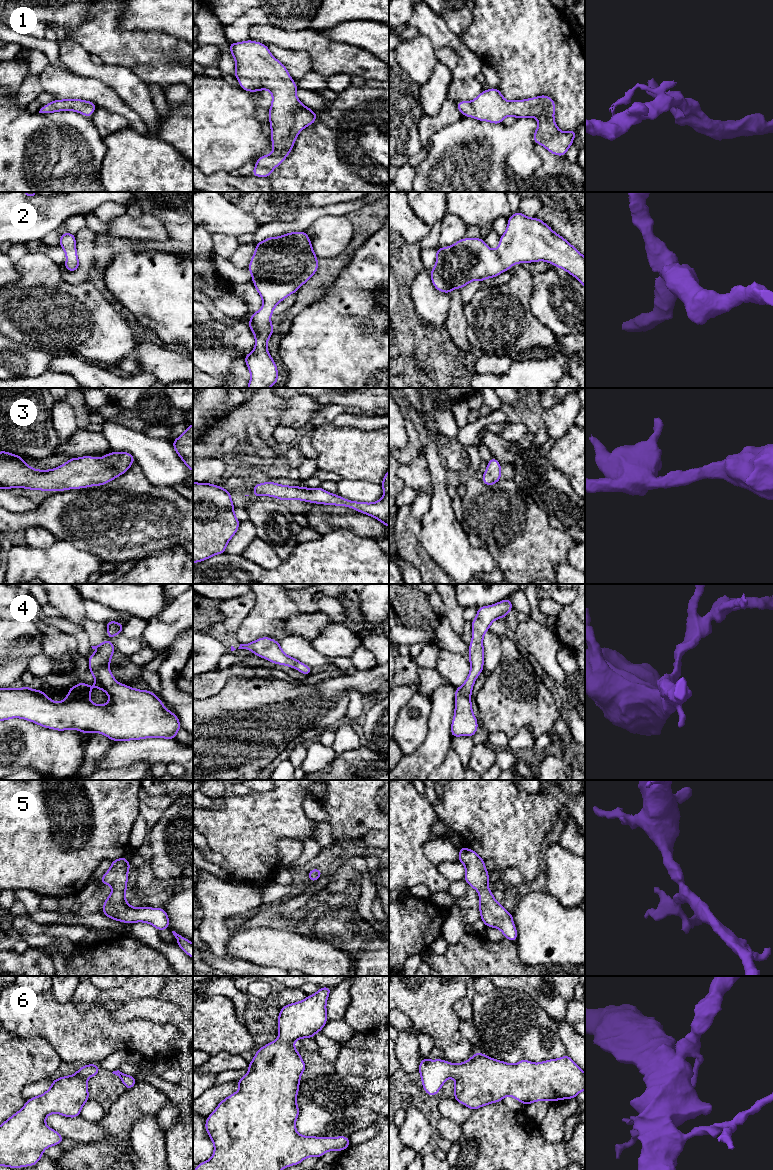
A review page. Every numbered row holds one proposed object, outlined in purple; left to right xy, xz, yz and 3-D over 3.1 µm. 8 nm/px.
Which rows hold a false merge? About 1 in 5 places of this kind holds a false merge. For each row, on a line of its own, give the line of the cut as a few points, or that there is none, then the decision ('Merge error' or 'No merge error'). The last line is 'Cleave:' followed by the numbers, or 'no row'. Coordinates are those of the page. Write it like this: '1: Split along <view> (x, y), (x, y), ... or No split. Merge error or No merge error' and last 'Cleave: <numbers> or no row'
1: No split. No merge error
2: No split. No merge error
3: No split. No merge error
4: No split. No merge error
5: No split. No merge error
6: No split. No merge error
Cleave: no row

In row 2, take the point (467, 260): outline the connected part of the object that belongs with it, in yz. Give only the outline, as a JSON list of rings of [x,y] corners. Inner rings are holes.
[[[520,211],[508,218],[506,231],[500,236],[497,250],[489,248],[480,237],[463,238],[451,246],[436,249],[436,264],[429,273],[435,289],[449,294],[453,289],[461,290],[474,280],[483,283],[486,278],[495,278],[517,263],[537,261],[546,261],[567,271],[578,279],[585,289],[585,257],[542,220],[526,217]]]

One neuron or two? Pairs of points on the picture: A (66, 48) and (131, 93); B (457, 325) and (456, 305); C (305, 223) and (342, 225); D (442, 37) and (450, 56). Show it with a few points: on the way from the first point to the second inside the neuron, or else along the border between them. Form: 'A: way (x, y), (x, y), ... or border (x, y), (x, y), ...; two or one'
A: way (82, 64), (92, 71), (106, 73), (115, 77); one
B: way (456, 320), (456, 310); one
C: border (334, 215), (318, 217), (305, 231); two
D: border (435, 50), (453, 51), (457, 65), (452, 70); two

